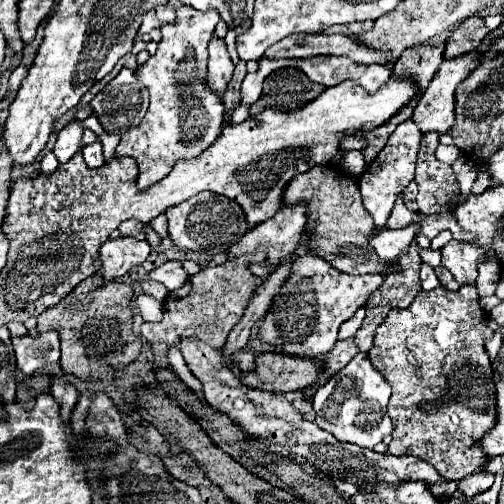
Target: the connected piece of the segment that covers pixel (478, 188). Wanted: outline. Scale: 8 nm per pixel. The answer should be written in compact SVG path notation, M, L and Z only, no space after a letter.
M479 172L477 174L477 180L475 180L475 184L473 184L473 188L471 188L471 194L483 194L485 190L489 190L491 188L491 176L487 176L487 172Z

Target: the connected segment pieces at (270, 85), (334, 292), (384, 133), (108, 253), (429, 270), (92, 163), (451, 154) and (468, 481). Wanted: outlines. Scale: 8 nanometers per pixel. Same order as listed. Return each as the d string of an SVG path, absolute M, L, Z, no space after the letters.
M283 68L273 72L263 82L261 98L251 106L251 114L259 114L265 108L275 108L281 112L291 112L303 108L315 96L319 96L325 86L307 80L307 76L293 68Z
M297 256L295 264L293 264L293 276L283 284L281 290L285 290L285 294L279 294L273 300L273 306L269 308L269 312L265 314L265 320L259 326L259 338L267 344L273 346L281 346L285 354L291 356L299 356L299 358L321 358L327 352L331 352L333 344L337 342L337 330L339 326L357 312L357 308L365 306L367 298L381 286L383 276L381 274L365 274L365 276L349 276L345 272L339 272L337 268L333 268L331 264L327 264L323 258L319 256Z
M413 100L407 108L403 108L397 116L393 116L387 124L383 124L383 126L371 130L371 132L363 132L363 134L359 134L359 136L365 136L365 138L367 138L367 144L369 144L369 146L363 150L363 156L365 156L365 162L367 162L367 164L371 164L371 162L377 158L377 154L385 148L387 138L391 136L391 132L393 132L393 130L395 130L403 120L411 118L413 108L415 108L417 102L419 102L419 100Z
M117 238L109 240L101 246L99 254L103 260L101 274L105 282L111 282L115 278L121 278L127 274L133 266L139 266L147 260L151 253L151 246L146 240L135 240L135 238Z
M422 264L419 272L421 287L425 291L435 289L440 286L439 279L435 274L434 268L427 264Z
M95 140L93 144L89 144L89 146L83 146L83 158L85 158L85 162L87 162L87 166L89 168L99 168L99 166L103 166L103 150L101 150L101 144L99 144L99 140Z
M439 146L437 148L437 158L441 160L441 162L445 162L445 164L453 164L457 158L461 156L461 150L457 148L457 146Z
M479 472L479 474L471 474L471 476L465 476L463 480L457 482L459 484L459 490L471 498L471 496L477 496L485 490L489 490L493 486L493 474L491 472Z

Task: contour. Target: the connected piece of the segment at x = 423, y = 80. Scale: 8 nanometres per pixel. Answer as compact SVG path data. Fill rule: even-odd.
M447 40L439 42L425 42L413 48L407 48L401 58L393 66L393 74L409 74L415 76L415 80L421 84L425 90L435 72L439 70L439 64L443 62L443 52L445 52Z

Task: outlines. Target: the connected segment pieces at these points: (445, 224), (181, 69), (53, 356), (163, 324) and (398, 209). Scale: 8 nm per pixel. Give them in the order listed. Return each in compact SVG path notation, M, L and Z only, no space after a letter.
M449 212L447 216L425 216L421 222L423 224L421 224L419 234L425 234L429 238L435 238L439 232L449 230L453 234L453 238L459 242L477 242L475 236L471 236L471 232L463 232L463 228L459 228L453 212Z
M191 6L177 8L177 22L161 28L163 40L157 54L139 68L137 78L149 88L151 104L137 128L123 134L117 156L133 156L139 166L137 186L151 186L163 180L179 158L195 158L221 134L225 106L207 88L207 44L219 22L215 10L199 12Z
M45 332L39 336L13 336L13 348L17 358L17 368L23 374L33 374L45 364L59 360L59 332Z
M231 256L223 266L205 266L199 274L191 276L183 288L169 292L165 298L165 316L161 322L145 322L141 326L143 338L151 344L153 350L153 366L169 368L167 362L167 348L179 346L183 338L201 338L213 348L221 350L225 346L227 334L231 332L233 324L243 316L243 310L247 302L251 300L251 294L255 288L263 282L263 278L257 278L249 272L249 264L243 256Z
M397 198L395 206L393 206L393 210L391 210L391 216L389 216L389 220L387 220L387 228L405 228L405 226L409 226L415 218L417 218L417 214L405 208L403 198Z

